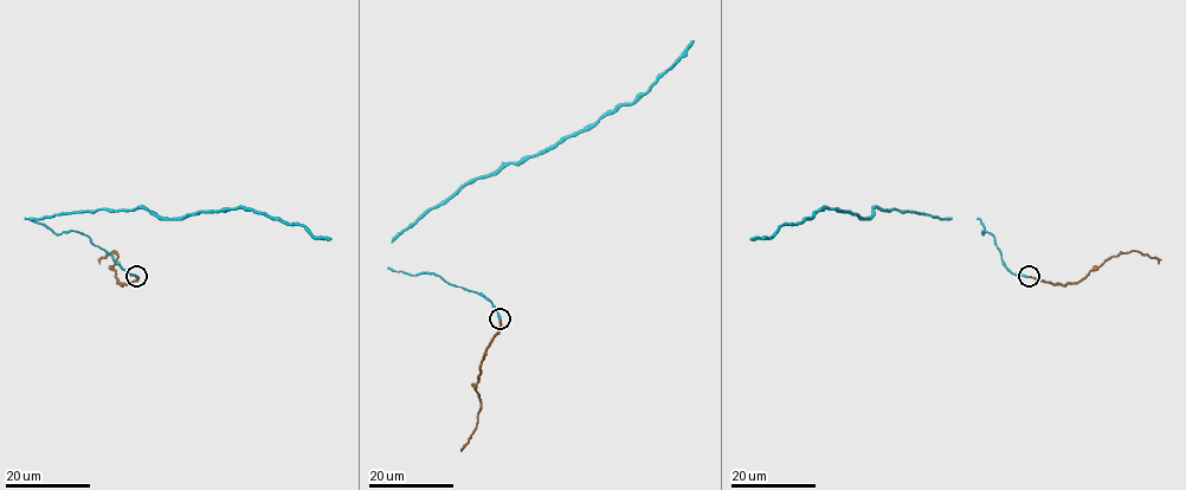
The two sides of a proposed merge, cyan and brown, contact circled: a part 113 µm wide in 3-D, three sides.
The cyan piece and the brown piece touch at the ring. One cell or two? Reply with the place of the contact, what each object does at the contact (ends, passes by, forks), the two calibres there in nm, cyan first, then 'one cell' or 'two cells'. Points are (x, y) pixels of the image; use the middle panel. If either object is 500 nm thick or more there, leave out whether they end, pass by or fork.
(500, 318) | cyan ends | brown ends | 300/200 nm | one cell

